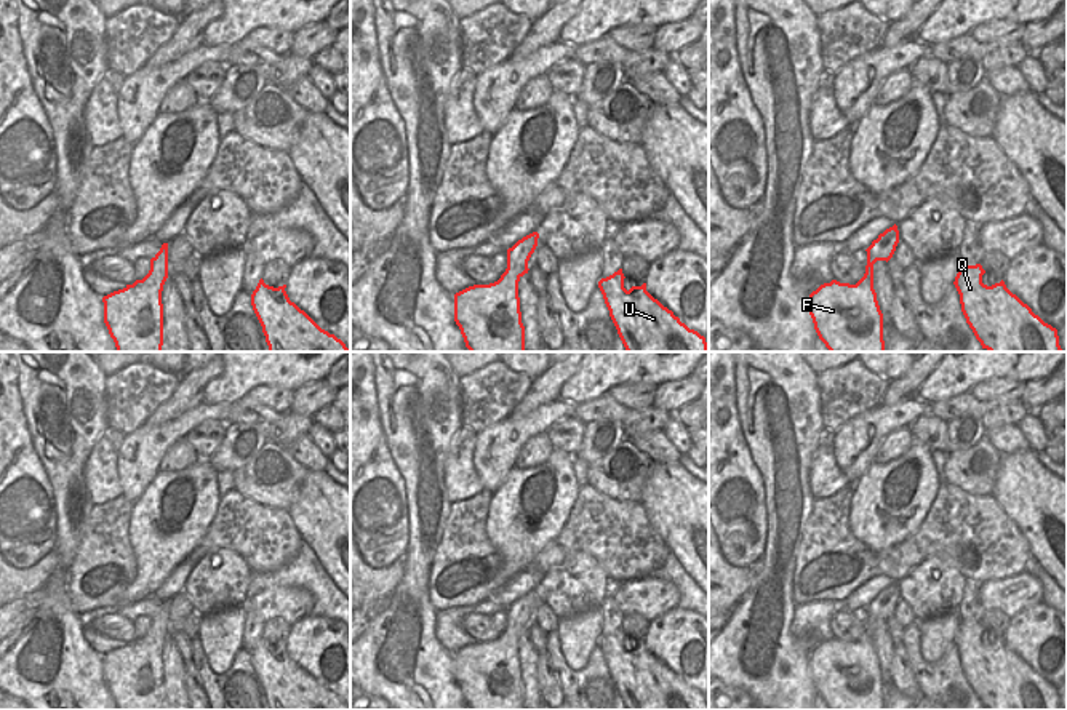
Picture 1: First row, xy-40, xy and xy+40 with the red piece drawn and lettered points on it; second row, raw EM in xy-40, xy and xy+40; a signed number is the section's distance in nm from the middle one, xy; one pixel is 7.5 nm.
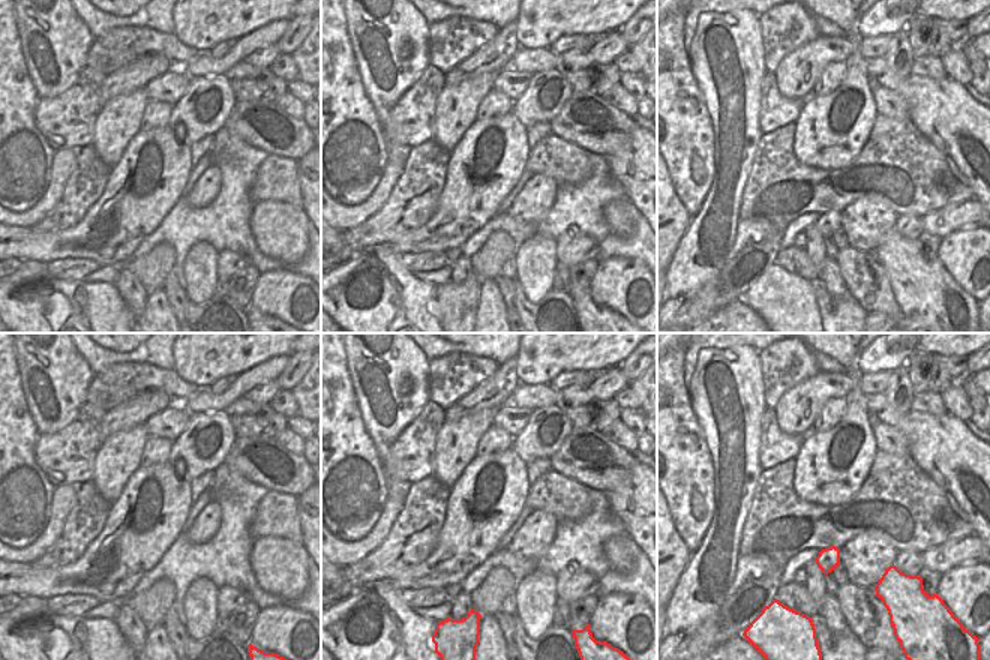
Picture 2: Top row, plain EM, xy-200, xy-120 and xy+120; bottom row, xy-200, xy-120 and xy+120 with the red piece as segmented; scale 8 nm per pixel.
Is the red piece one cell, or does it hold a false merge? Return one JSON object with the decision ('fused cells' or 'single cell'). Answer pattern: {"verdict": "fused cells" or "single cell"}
{"verdict": "single cell"}

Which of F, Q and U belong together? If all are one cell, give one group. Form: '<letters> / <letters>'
F Q U

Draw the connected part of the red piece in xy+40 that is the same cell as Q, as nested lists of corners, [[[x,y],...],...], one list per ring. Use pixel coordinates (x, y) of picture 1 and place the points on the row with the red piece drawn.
[[[981,264],[961,265],[955,277],[961,312],[989,352],[1062,352],[1057,329],[1013,294],[1005,281],[987,286]]]

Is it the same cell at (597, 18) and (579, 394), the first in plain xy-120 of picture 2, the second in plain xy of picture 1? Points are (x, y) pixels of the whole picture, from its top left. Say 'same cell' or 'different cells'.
same cell

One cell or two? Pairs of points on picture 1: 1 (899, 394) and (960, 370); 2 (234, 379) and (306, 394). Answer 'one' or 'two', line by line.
1: two
2: two

